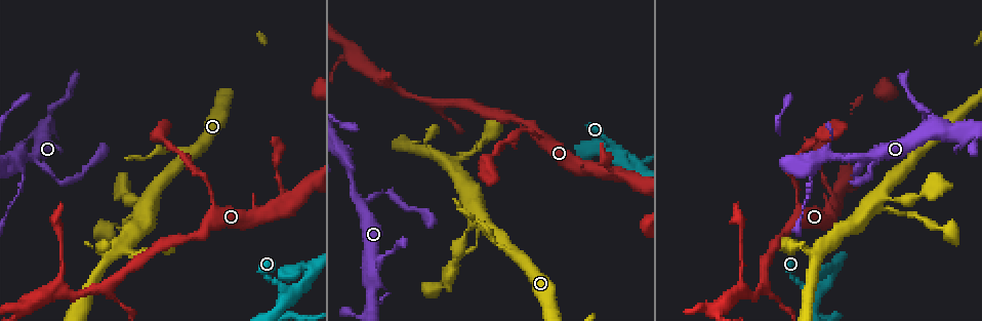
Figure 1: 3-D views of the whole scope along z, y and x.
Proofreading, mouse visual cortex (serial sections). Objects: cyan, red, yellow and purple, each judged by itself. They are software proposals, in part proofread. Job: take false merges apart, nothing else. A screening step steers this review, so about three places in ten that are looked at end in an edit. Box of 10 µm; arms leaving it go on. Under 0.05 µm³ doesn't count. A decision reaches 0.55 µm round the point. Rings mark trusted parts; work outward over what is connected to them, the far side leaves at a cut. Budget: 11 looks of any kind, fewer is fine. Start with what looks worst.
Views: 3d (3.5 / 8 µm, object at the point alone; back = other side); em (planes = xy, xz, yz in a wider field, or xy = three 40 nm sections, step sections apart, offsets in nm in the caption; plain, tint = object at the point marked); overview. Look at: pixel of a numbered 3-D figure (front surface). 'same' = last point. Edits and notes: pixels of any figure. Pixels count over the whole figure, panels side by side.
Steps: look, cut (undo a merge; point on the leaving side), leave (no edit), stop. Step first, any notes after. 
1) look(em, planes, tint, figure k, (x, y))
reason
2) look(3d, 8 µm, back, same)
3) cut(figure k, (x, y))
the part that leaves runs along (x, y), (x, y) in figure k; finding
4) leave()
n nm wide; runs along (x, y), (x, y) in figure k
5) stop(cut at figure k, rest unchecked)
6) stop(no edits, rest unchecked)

look(3d, 3.5 µm, figure 1, (762, 279))

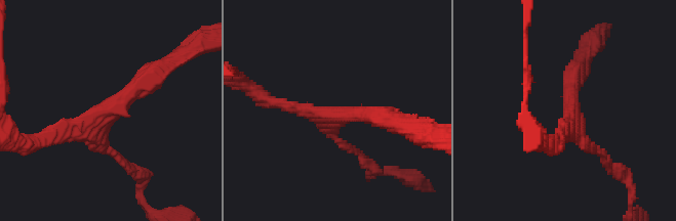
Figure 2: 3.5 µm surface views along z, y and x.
look(em, xy, step 5, tint, figure 2, (336, 116))
3 arms; arms of 150, 200, 300 nm; now the EM

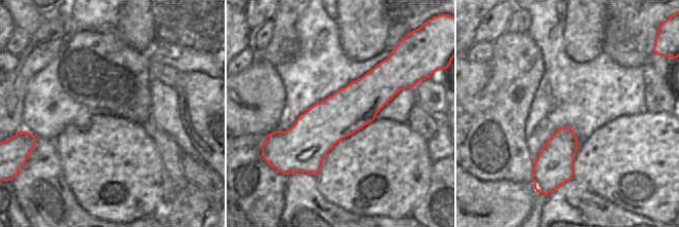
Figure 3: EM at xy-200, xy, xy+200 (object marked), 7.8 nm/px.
leave()
runs along (160, 67), (84, 126), (46, 139) in figure 2; continuous, no second cell

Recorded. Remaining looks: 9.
look(em, planes, tint, figure 1, (59, 290))
sharp bend

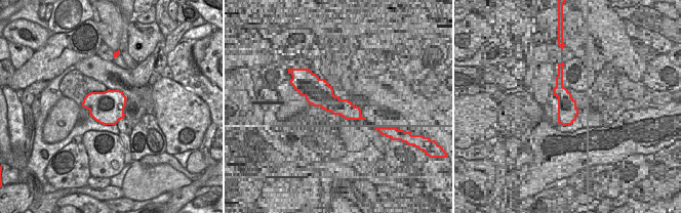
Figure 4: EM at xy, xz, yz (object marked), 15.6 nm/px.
look(3d, 3.5 µm, same)
see where the arms go

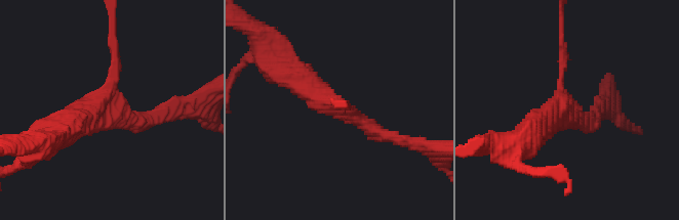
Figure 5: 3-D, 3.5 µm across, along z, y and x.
leave()
3 arms; arms of 150, 200, 450 nm; runs along (395, 138), (376, 133), (285, 73) in figure 5; one cell here

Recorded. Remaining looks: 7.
look(3d, 3.5 µm, figure 1, (389, 193))

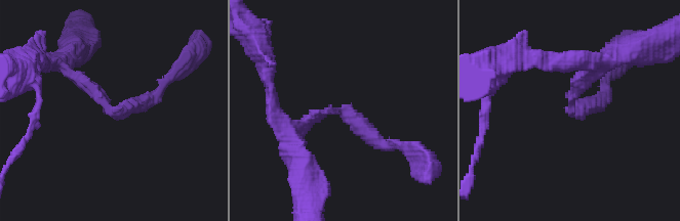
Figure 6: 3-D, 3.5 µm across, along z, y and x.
look(em, xy, step 3, tint, figure 6, (111, 109))
arms of 200, 250 nm

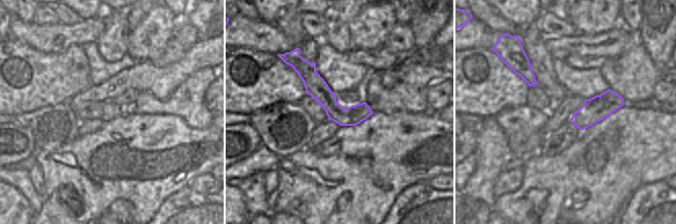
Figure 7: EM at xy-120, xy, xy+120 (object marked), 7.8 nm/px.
look(em, xy, step 2, tint, same)
another direction

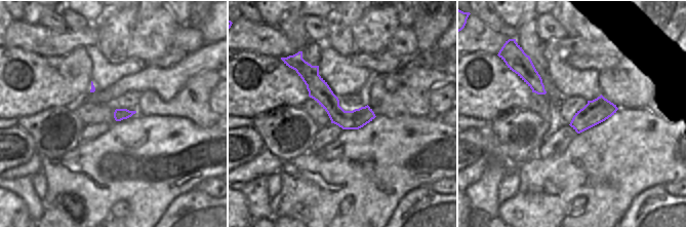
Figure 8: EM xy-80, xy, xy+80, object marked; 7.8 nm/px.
leave()
runs along (297, 65), (344, 116), (371, 116) in figure 8; one cell here

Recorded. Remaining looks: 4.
look(3d, 8 µm, figure 1, (912, 159))
three-way junction

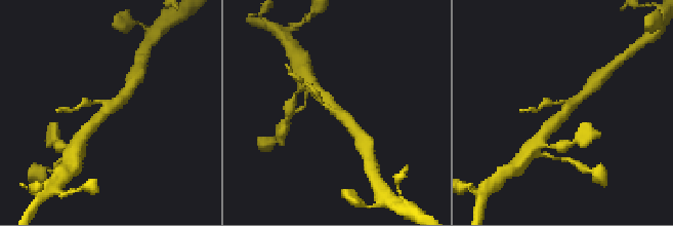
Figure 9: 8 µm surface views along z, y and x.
look(em, xy, step 2, tint, same)
3 arms; arms of 150, 300, 400 nm

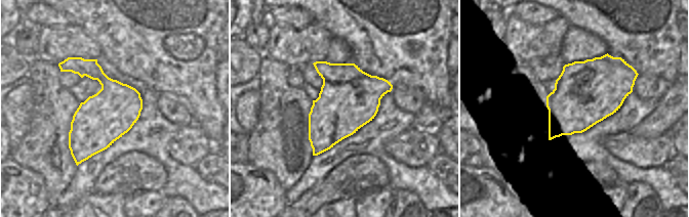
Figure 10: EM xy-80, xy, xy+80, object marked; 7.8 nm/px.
cut(figure 9, (87, 103))
the part that leaves runs along (102, 102), (83, 103), (71, 110) in figure 9; two cells meet here

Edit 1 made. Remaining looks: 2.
stop(cut at figure 9, rest unchecked)

